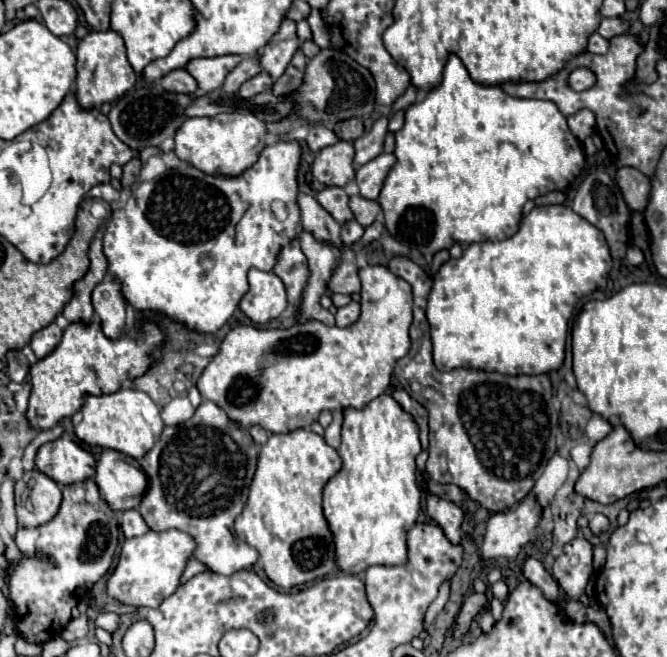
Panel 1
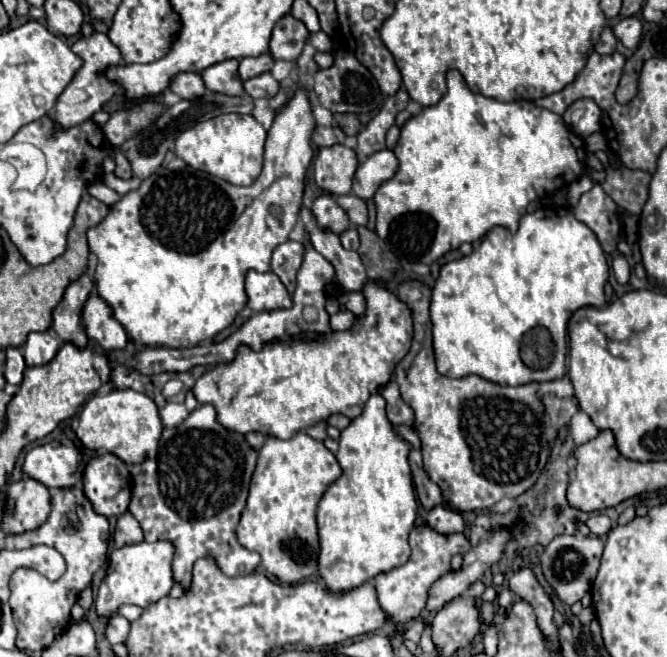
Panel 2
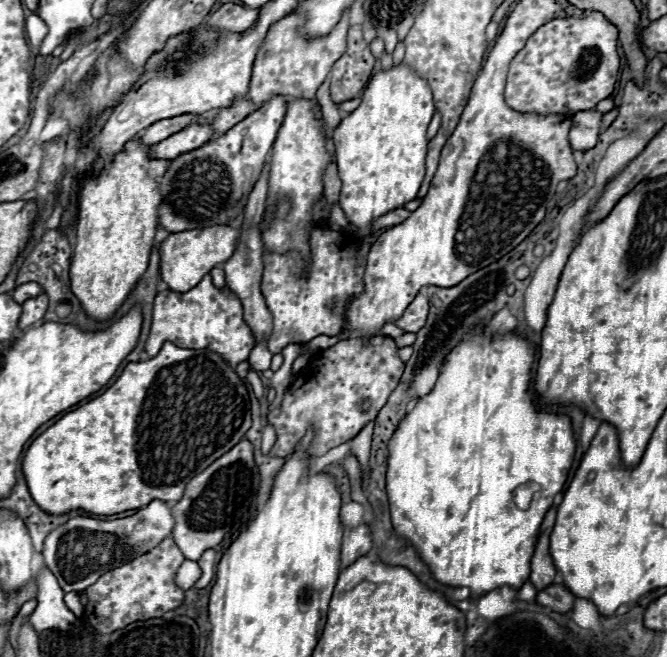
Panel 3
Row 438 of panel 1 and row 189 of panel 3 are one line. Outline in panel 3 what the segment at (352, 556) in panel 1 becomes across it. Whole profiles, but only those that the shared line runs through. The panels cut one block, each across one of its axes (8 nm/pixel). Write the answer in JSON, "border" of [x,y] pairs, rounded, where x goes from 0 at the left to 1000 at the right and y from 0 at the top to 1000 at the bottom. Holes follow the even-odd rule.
{"border":[[[600,97],[585,107],[573,107],[561,113],[549,131],[543,158],[531,170],[525,170],[501,198],[498,213],[504,222],[504,250],[513,274],[510,317],[516,320],[522,338],[531,341],[534,347],[531,362],[549,365],[552,359],[561,356],[558,350],[561,335],[594,317],[603,317],[606,311],[624,301],[630,289],[630,277],[636,271],[636,244],[642,222],[639,198],[648,177],[651,177],[651,155],[639,122],[624,116],[612,100]]]}

